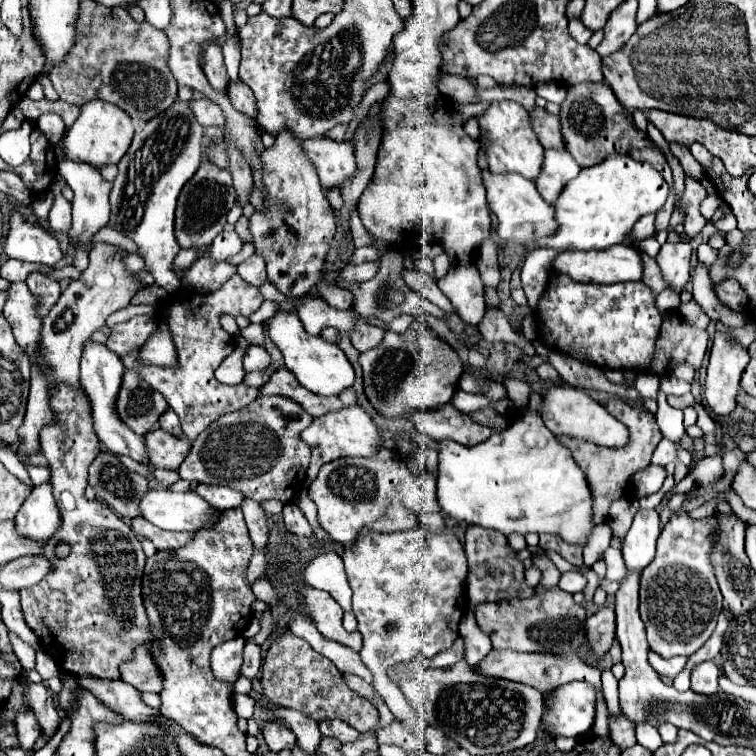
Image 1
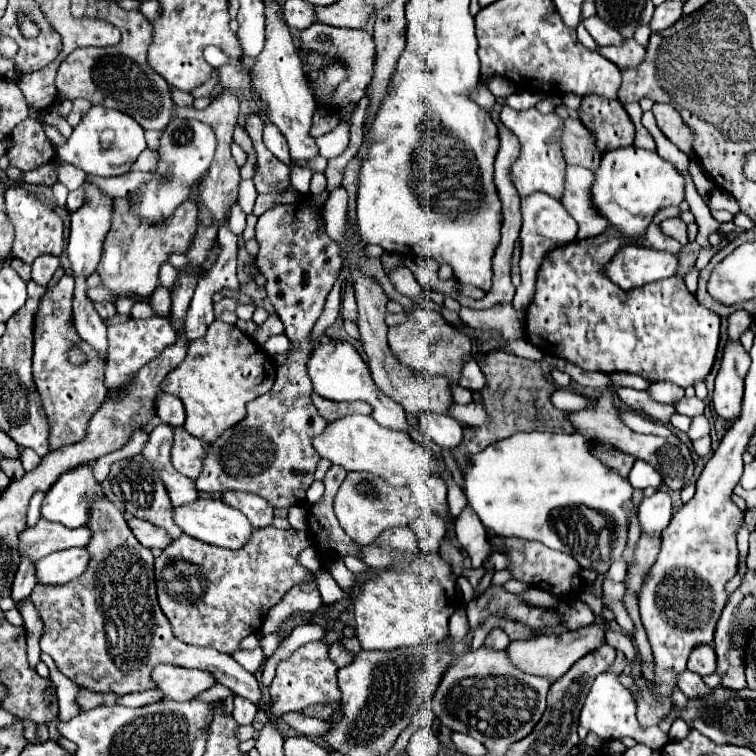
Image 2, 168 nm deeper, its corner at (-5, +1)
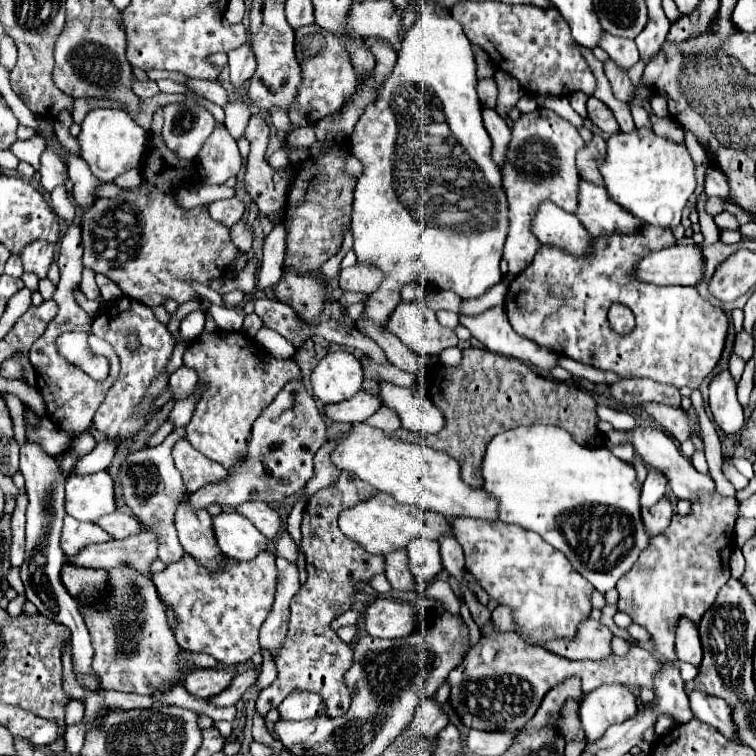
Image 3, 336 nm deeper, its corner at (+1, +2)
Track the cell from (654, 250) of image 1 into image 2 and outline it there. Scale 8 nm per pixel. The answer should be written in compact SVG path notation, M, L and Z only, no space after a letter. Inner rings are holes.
M634 145L606 151L600 167L594 171L592 205L600 217L608 221L608 227L626 241L640 241L642 231L648 229L652 217L664 207L678 207L684 201L684 177L672 167L672 163L660 159L654 151L644 151Z

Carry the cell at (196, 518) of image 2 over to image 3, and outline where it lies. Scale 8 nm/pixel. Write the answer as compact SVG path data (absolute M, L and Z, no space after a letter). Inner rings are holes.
M222 512L214 522L214 532L218 538L218 546L226 550L226 556L234 560L254 560L260 552L268 550L270 540L242 514L238 512Z

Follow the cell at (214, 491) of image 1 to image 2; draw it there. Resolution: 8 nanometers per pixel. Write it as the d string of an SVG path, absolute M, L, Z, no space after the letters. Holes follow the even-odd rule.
M224 491L222 501L226 505L242 511L248 517L248 521L252 523L252 527L266 527L272 523L274 509L268 507L268 503L264 503L264 499L260 499L260 495L252 495L246 491Z

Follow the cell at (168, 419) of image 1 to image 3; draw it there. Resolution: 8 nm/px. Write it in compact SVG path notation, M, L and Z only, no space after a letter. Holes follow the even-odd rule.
M182 364L176 372L172 372L168 386L170 390L174 390L174 400L184 400L192 392L196 382L198 382L198 374L194 368Z

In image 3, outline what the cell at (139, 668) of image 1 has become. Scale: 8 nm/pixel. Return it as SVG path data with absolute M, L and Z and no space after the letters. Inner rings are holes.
M210 668L210 670L194 670L186 676L184 688L198 696L198 698L212 698L214 694L220 694L226 690L232 682L232 672L222 668Z

